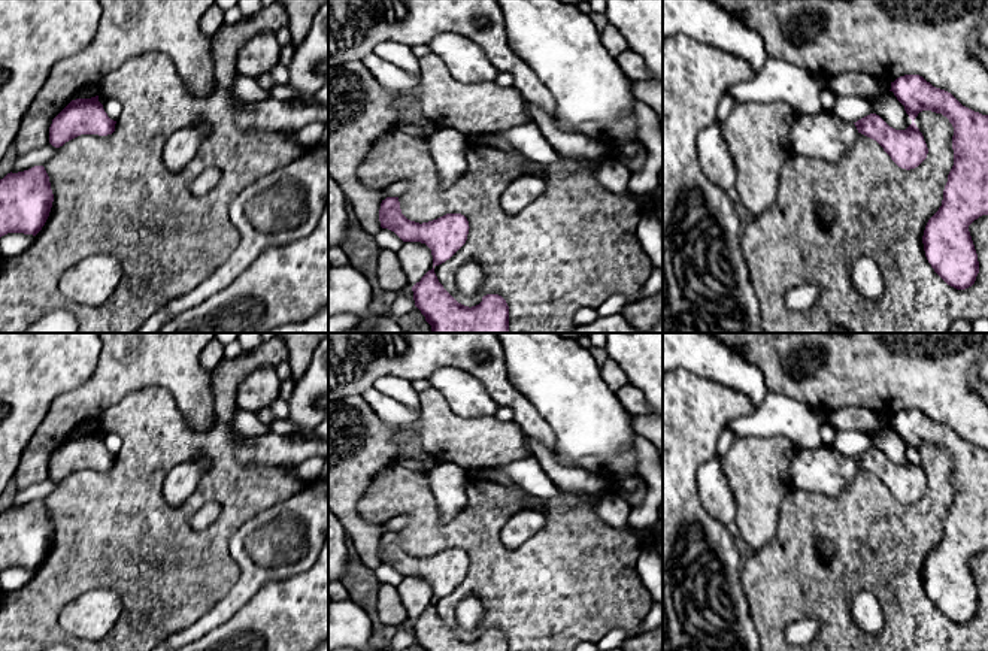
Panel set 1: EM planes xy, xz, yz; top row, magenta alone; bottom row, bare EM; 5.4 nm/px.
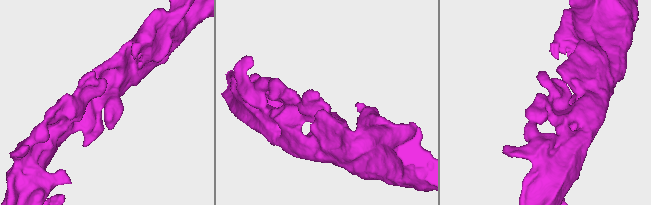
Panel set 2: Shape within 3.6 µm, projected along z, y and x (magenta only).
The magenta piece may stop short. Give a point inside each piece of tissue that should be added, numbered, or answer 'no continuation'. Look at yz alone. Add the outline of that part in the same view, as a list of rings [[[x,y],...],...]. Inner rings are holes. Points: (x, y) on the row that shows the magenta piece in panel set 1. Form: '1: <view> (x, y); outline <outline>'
1: yz (824, 135); outline [[[830,112],[795,115],[791,152],[837,161],[860,136],[854,122]]]

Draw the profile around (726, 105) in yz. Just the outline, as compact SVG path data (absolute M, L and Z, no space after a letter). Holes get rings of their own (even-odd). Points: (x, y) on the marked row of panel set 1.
M724 96L716 110L716 121L722 124L730 115L734 105L736 105L736 100L733 97Z

